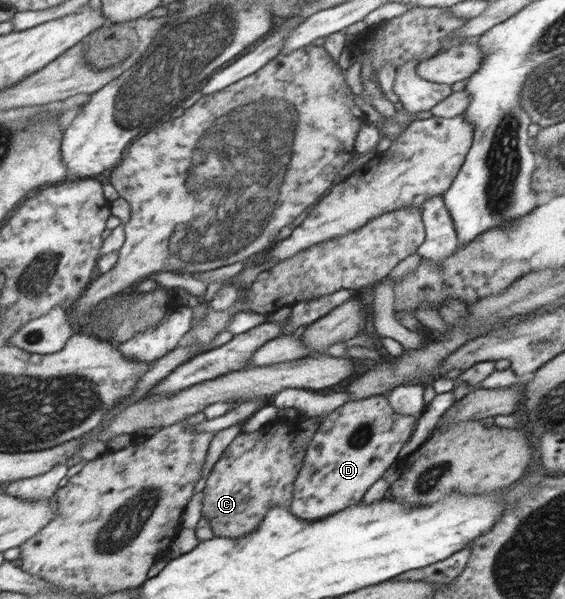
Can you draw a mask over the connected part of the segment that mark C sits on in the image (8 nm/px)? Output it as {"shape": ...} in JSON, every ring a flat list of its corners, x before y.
{"shape":[[275,417,256,432,242,431,213,466,202,491,202,515,210,521,215,537,241,538,258,529,266,513,274,507,289,507,294,481,301,471,303,451,294,448,298,423]]}

